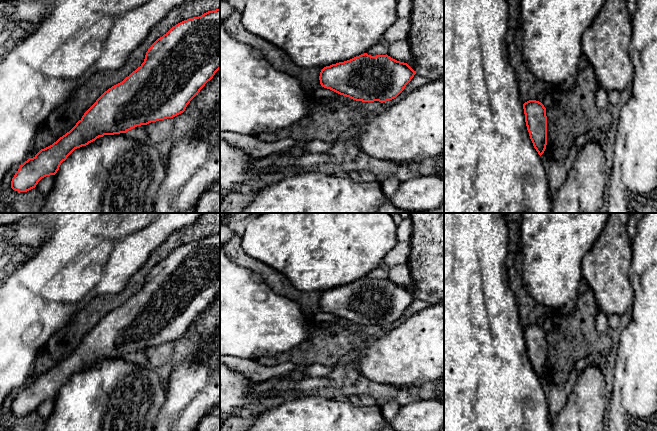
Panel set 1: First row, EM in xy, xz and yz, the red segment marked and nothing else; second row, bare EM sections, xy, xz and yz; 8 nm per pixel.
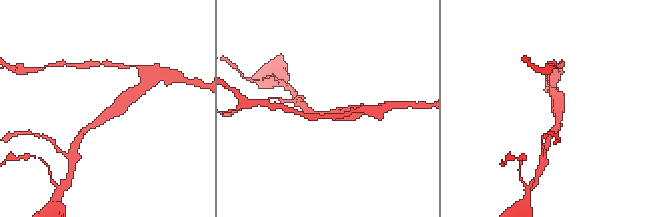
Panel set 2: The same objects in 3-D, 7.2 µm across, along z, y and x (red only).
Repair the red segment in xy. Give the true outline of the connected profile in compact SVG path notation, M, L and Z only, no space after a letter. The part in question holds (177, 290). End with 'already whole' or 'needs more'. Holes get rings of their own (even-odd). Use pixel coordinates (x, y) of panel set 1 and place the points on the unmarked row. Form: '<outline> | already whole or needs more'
M220 233L176 248L151 269L141 290L122 306L105 315L69 356L20 389L12 402L11 412L18 416L35 412L42 402L55 399L61 387L75 373L99 361L126 357L137 350L183 337L219 293Z | already whole

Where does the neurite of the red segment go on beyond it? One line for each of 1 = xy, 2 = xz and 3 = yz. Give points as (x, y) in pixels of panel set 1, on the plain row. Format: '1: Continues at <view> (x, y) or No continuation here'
1: No continuation here
2: No continuation here
3: No continuation here

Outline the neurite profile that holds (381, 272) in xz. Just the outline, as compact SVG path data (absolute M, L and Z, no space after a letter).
M381 265L374 270L372 270L366 276L368 279L376 280L376 279L386 279L389 275L389 268L385 265Z

